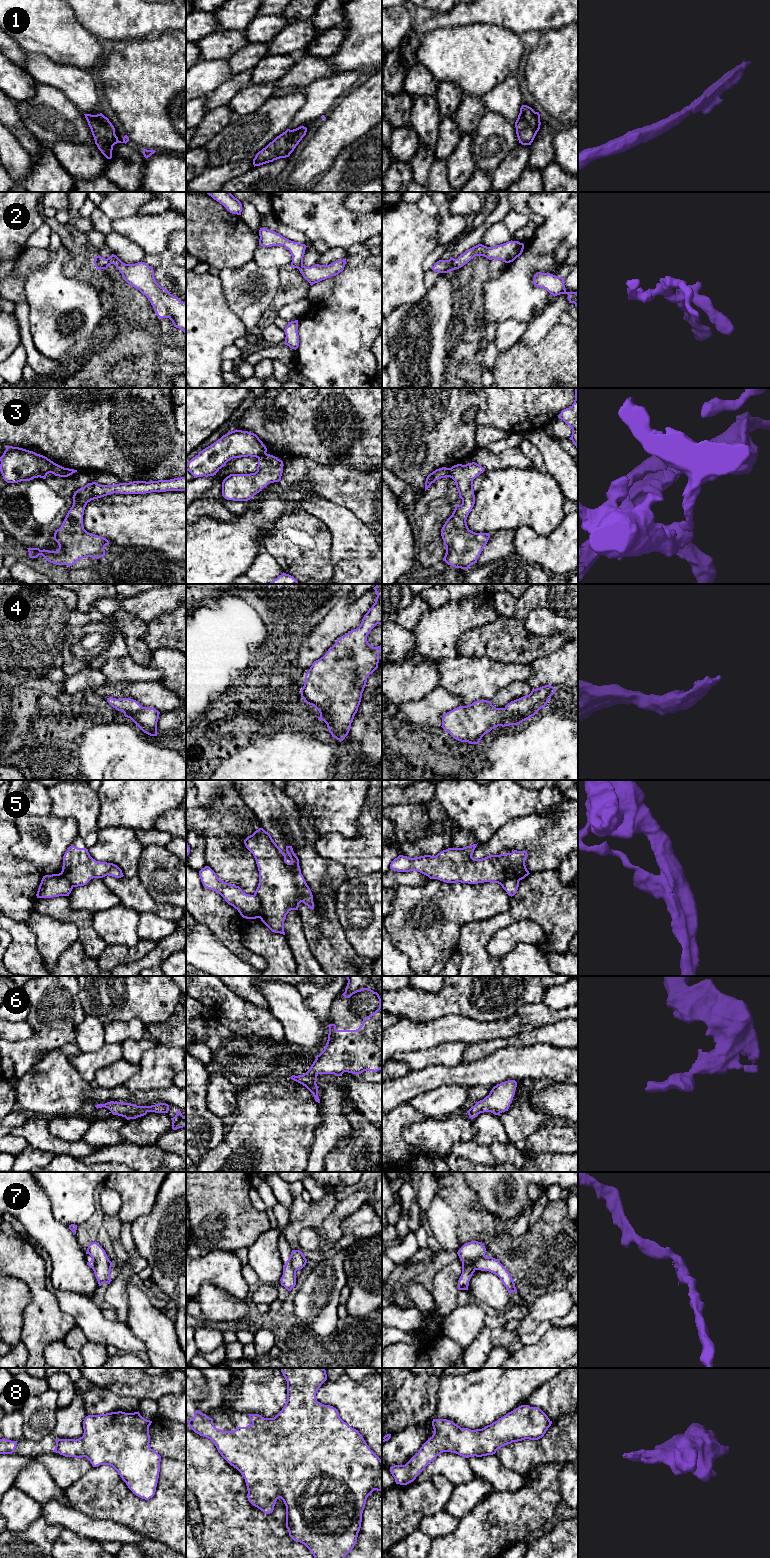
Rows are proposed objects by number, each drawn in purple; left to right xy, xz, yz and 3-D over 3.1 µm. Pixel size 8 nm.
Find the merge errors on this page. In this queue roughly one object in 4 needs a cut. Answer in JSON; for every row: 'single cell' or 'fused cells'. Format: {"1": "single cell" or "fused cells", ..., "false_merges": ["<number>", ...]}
{"1": "single cell", "2": "single cell", "3": "fused cells", "4": "single cell", "5": "fused cells", "6": "single cell", "7": "fused cells", "8": "single cell", "false_merges": ["3", "5", "7"]}

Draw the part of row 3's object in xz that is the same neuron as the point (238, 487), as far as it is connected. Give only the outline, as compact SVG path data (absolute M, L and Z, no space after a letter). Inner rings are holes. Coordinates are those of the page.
M260 455L255 473L230 474L223 480L222 496L227 500L248 501L268 484L279 482L283 466L283 461L273 455Z

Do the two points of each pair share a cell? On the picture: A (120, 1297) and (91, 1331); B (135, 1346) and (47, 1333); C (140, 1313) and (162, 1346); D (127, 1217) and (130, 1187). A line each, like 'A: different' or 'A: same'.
A: different
B: different
C: same
D: same

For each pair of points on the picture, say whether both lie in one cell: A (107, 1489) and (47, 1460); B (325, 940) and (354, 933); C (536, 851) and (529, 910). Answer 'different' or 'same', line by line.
A: different
B: different
C: different

